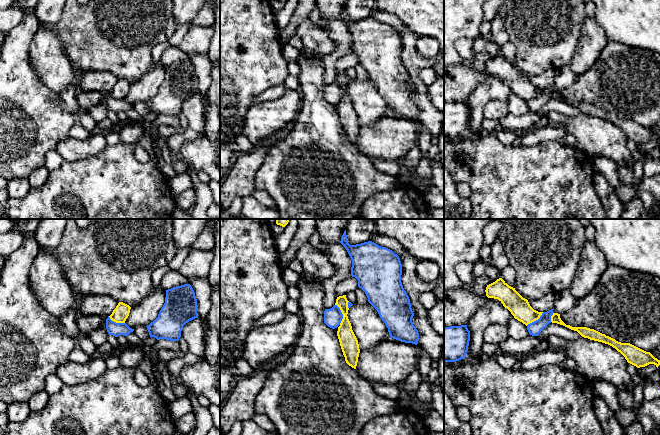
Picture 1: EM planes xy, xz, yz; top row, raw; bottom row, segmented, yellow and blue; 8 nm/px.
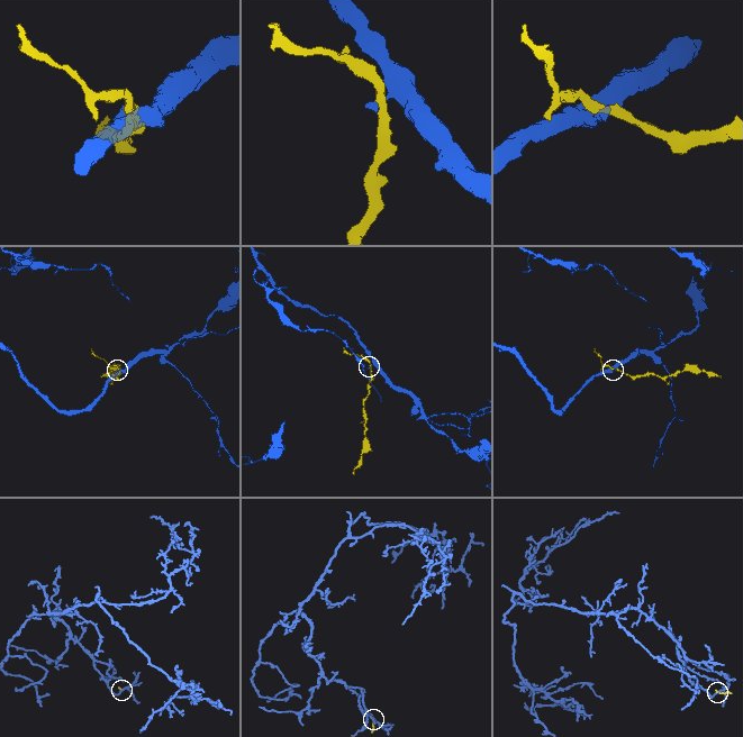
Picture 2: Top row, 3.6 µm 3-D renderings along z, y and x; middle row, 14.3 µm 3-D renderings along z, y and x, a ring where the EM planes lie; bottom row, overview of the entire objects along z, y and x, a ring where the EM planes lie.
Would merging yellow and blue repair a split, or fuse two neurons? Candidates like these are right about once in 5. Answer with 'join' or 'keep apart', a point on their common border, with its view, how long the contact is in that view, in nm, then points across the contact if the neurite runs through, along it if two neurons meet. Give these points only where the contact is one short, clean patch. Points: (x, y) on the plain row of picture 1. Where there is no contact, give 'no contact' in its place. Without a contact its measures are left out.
keep apart; contact xz (342, 89); length 170 nm; border xz (335, 80), (342, 90), (340, 100)

